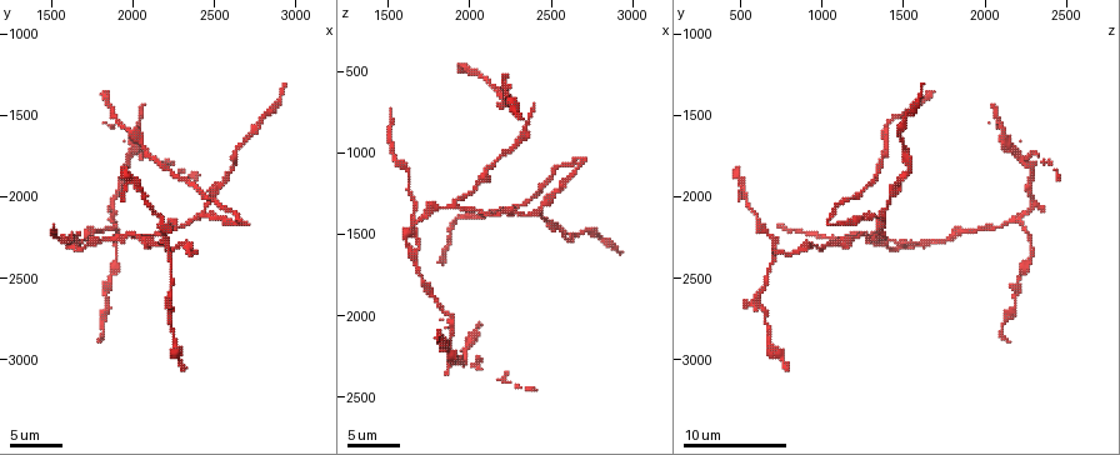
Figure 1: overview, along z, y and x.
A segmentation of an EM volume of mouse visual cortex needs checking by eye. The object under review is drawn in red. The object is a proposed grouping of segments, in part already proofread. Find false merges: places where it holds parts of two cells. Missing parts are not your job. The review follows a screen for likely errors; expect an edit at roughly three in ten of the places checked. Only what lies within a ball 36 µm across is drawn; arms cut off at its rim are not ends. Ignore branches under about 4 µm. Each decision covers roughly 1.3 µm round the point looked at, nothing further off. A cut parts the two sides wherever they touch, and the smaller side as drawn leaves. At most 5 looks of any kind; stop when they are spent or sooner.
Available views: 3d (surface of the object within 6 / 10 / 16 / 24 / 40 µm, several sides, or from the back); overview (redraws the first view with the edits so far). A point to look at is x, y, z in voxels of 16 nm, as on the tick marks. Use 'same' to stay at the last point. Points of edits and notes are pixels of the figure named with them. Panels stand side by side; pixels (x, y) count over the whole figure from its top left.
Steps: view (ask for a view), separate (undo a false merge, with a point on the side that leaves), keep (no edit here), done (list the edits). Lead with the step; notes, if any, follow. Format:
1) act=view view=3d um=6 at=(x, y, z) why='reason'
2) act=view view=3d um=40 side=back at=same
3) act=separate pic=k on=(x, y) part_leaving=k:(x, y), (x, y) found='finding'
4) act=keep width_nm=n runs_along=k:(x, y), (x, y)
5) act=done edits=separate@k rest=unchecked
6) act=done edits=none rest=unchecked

act=view view=3d um=10 at=(1640, 2280, 1460) why='four or more arms meet'

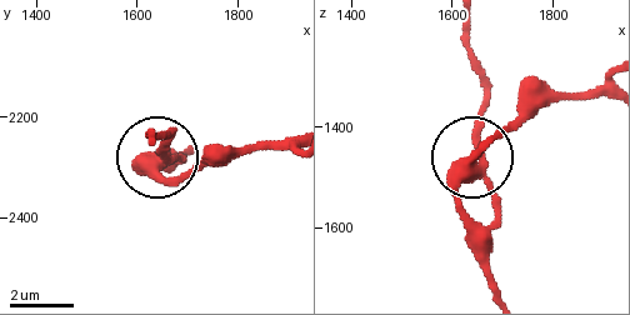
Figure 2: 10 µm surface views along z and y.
act=keep width_nm=270 found='all the same cell'

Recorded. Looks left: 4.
act=view view=3d um=6 at=(2700, 2160, 1060) why='sharp bend'

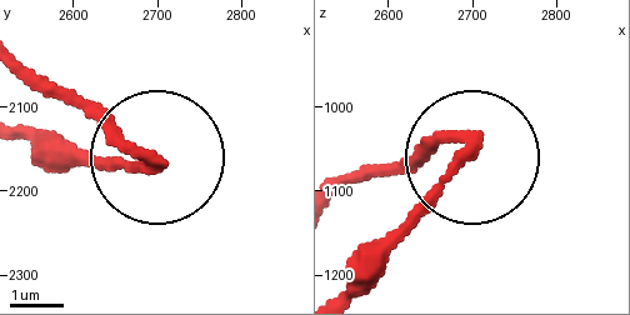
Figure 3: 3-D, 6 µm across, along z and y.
act=view view=3d um=6 side=back at=same

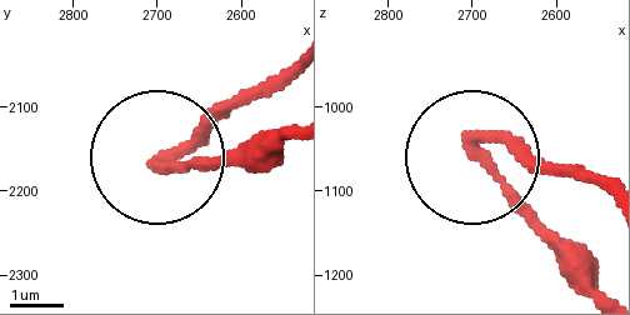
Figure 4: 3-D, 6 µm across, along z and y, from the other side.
act=separate pic=4 on=(214, 116) part_leaving=4:(161, 168), (291, 73) found='two cells meet here'

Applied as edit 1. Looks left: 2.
act=view view=overview

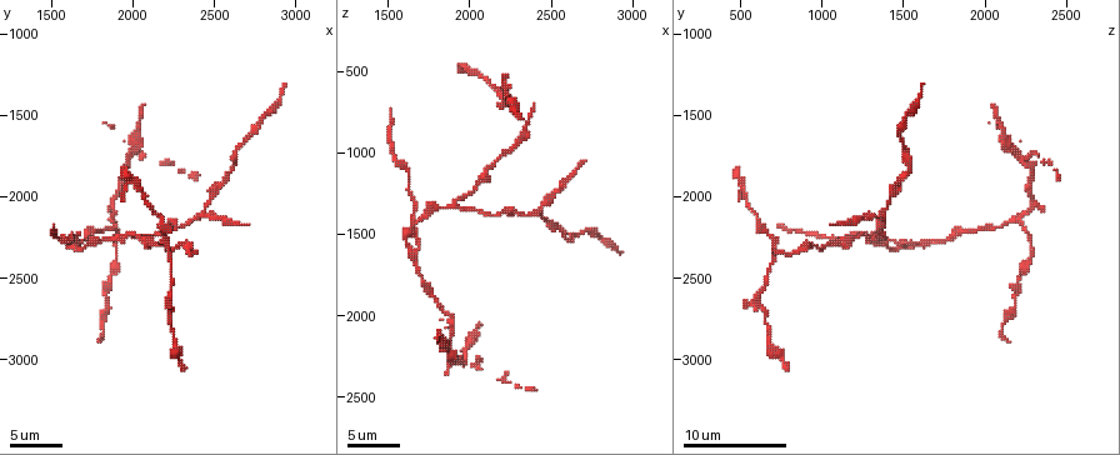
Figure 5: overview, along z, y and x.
act=view view=3d um=10 at=(2420, 2120, 1380) why='three-way junction'

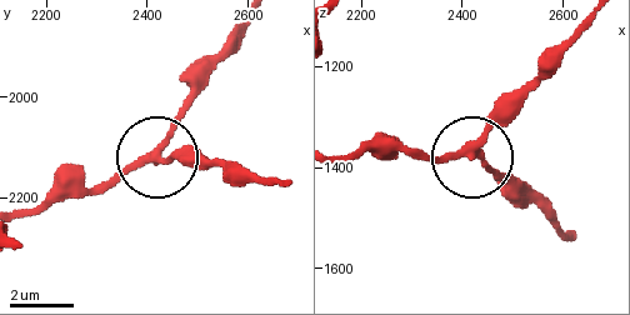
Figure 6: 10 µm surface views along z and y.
act=keep width_nm=230 found='continuous, no second cell'

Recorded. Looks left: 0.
act=done edits=separate@4 rest=unchecked

